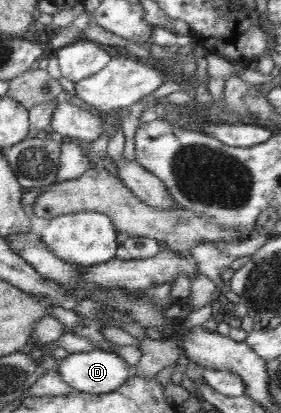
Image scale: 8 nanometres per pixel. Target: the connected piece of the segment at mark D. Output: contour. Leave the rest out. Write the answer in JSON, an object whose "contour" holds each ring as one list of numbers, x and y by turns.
{"contour":[[102,350,90,352,69,353,59,363,59,375,71,388,85,393,103,394,116,391,129,377,135,375,135,368,115,352,108,353]]}

